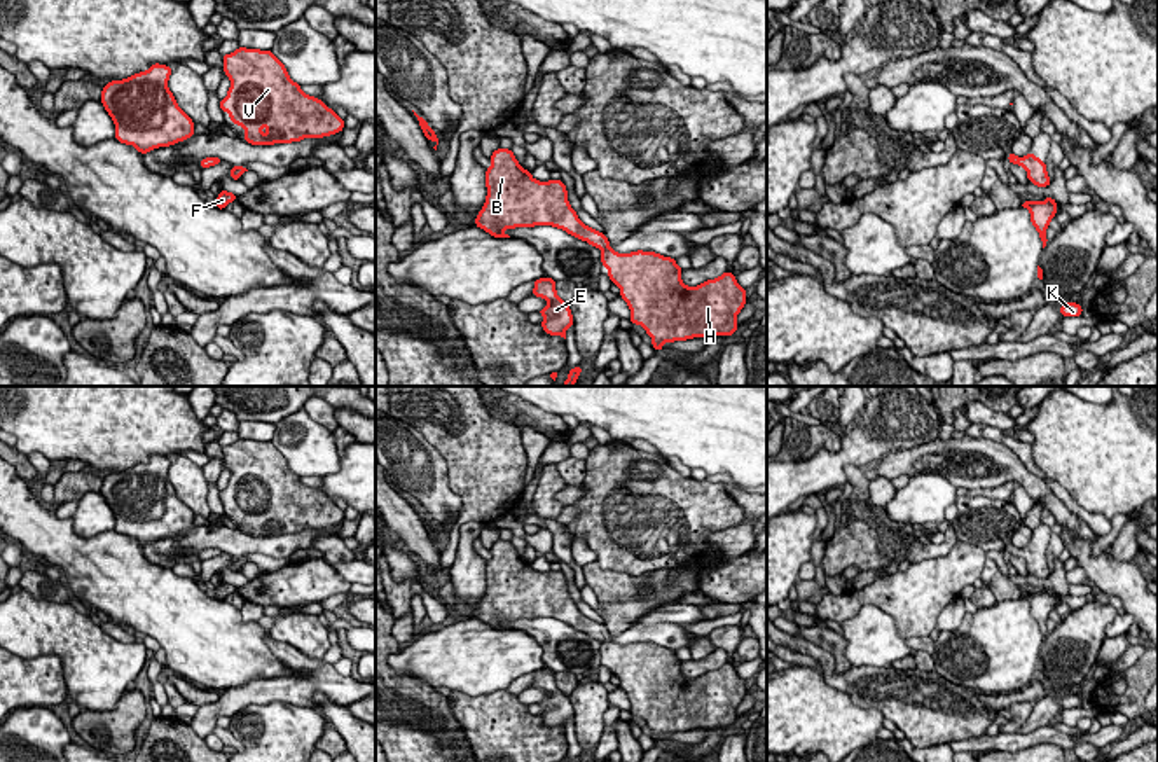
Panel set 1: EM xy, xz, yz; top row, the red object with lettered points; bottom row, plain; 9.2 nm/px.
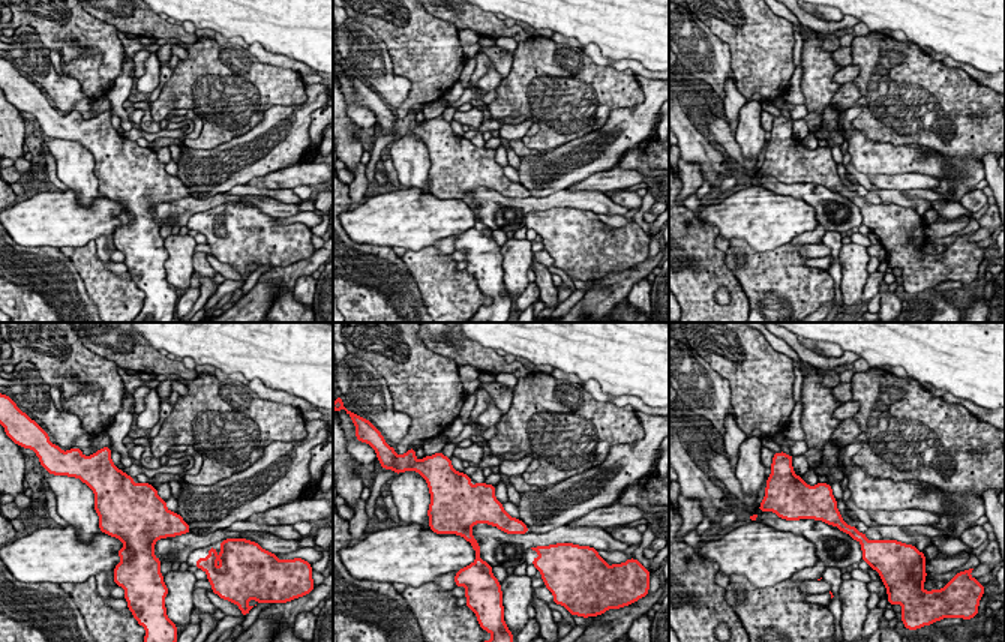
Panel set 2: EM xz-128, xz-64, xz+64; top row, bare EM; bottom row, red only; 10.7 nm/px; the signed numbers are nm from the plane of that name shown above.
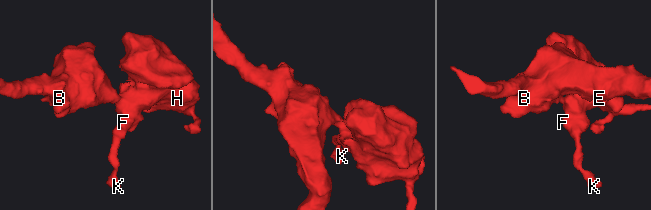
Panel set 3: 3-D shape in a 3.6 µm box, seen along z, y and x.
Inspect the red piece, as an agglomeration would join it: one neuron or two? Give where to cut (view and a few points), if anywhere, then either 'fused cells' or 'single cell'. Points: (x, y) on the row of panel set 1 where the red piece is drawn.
no cut; single cell

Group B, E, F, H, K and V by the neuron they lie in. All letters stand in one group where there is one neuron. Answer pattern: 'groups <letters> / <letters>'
groups B E F H K V

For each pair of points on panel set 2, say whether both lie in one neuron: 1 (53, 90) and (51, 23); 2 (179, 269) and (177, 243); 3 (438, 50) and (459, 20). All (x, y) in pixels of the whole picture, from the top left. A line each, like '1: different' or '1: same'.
1: different
2: same
3: different

